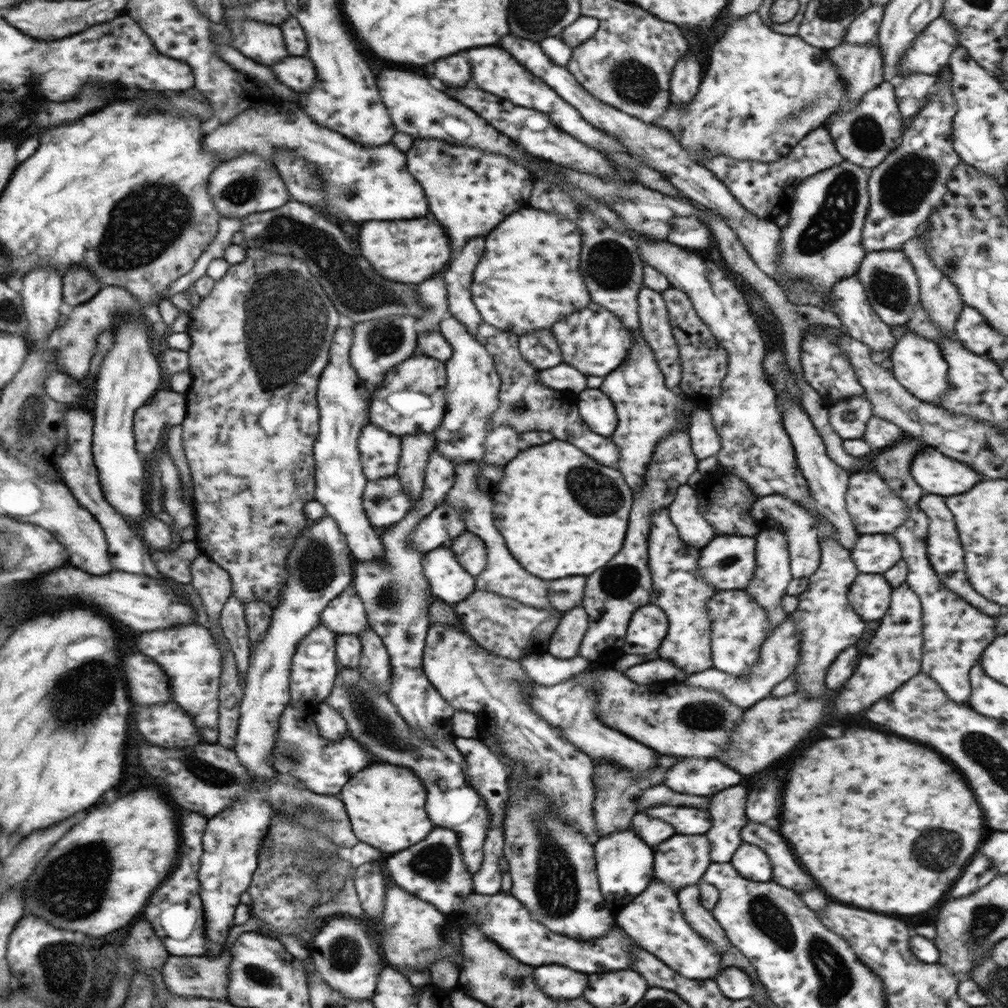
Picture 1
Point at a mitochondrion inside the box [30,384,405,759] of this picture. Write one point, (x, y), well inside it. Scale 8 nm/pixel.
(76, 699)

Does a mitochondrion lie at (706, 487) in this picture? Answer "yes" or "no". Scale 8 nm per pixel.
no

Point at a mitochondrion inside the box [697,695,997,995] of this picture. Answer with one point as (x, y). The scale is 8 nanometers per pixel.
(934, 848)

